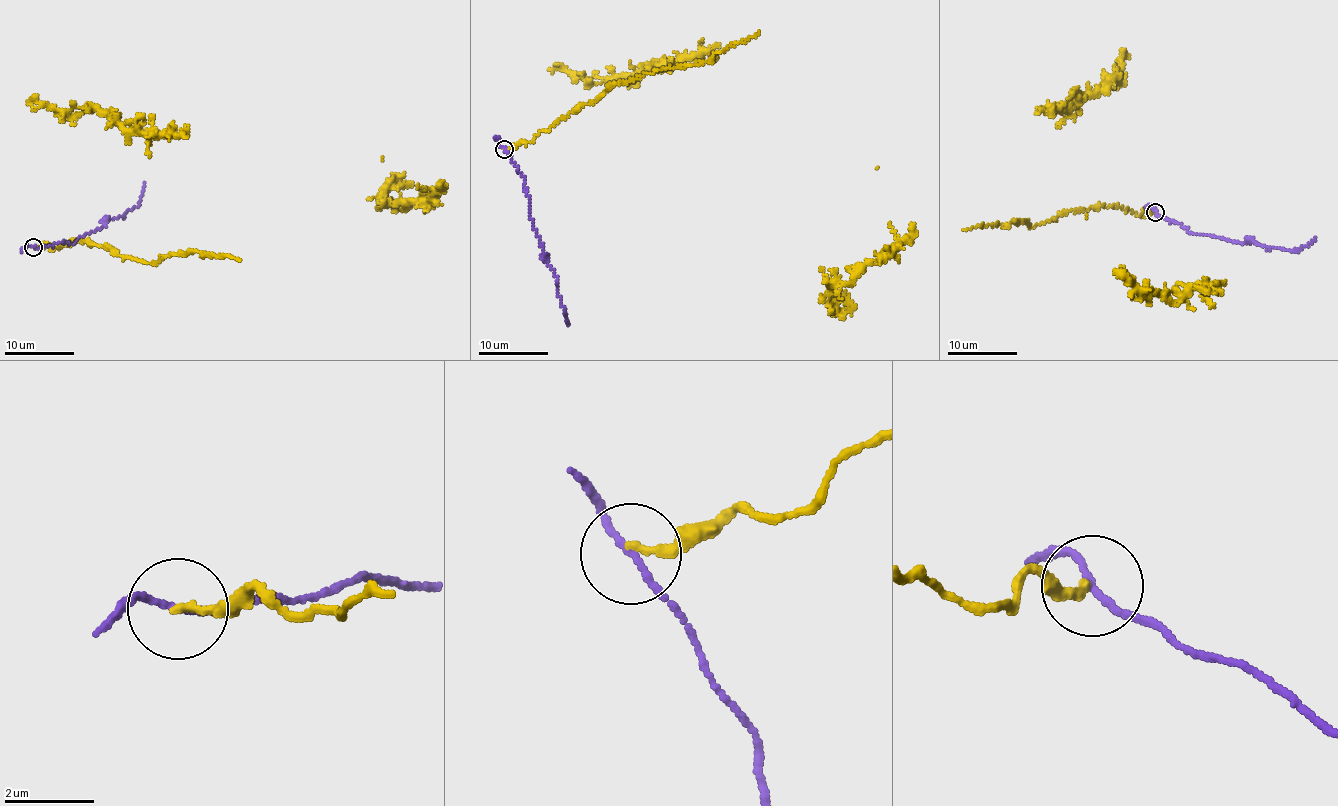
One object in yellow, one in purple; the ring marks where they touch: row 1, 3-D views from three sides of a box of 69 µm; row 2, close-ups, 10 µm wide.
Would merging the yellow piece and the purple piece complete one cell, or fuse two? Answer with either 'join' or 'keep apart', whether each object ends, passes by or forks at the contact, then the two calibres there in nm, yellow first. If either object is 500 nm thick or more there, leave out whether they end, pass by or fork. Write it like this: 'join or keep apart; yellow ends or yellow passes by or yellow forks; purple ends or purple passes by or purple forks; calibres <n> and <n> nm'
keep apart; yellow ends; purple passes by; calibres 180 and 130 nm

